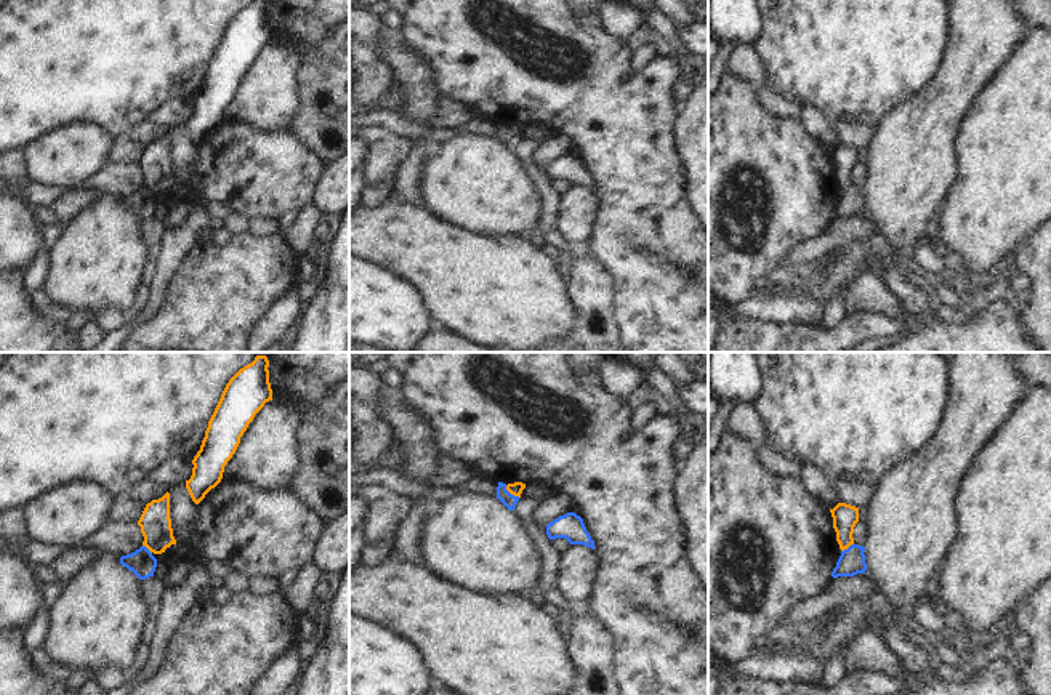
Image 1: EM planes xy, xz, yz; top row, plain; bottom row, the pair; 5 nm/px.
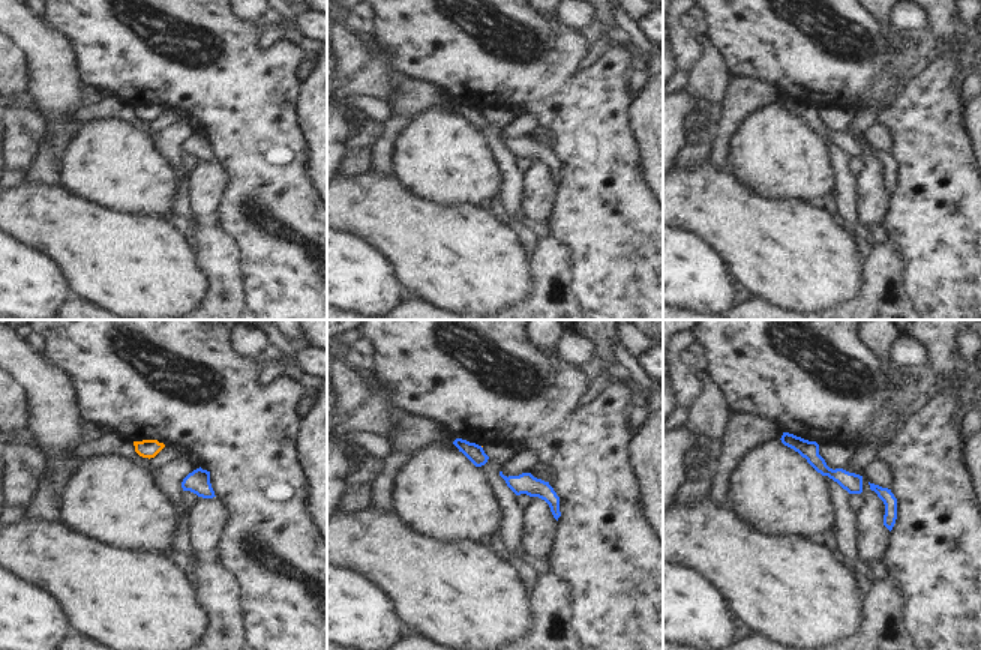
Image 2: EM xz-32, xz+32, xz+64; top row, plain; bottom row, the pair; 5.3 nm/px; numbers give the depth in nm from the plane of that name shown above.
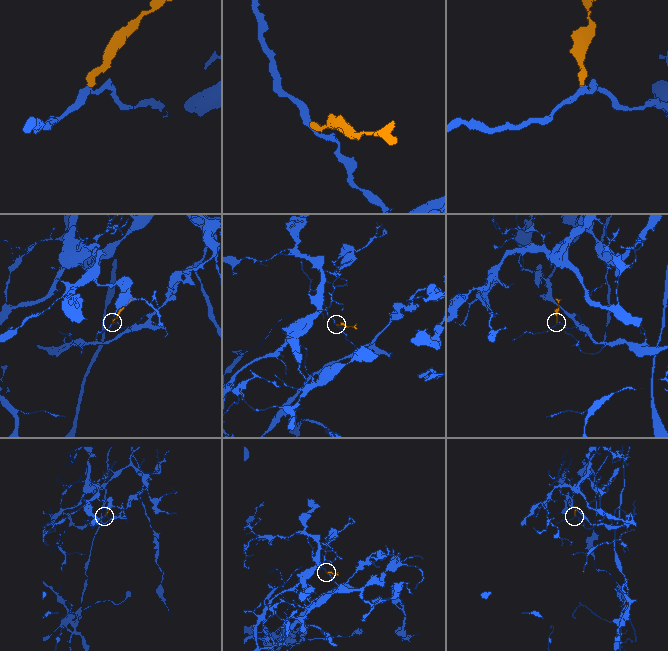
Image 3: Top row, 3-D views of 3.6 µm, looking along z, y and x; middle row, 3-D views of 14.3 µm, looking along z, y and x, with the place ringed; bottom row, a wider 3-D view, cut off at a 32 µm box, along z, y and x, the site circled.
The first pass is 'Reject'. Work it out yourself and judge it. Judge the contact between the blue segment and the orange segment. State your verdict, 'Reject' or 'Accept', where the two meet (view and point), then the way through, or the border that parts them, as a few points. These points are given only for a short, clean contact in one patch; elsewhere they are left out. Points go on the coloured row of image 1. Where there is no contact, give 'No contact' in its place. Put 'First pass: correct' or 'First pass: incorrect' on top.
First pass: correct
Reject. Touches blue at xz (510, 494). Boundary: xz (505, 486), (519, 497).

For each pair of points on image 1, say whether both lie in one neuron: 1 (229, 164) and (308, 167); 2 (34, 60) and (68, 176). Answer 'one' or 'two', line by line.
1: one
2: two

